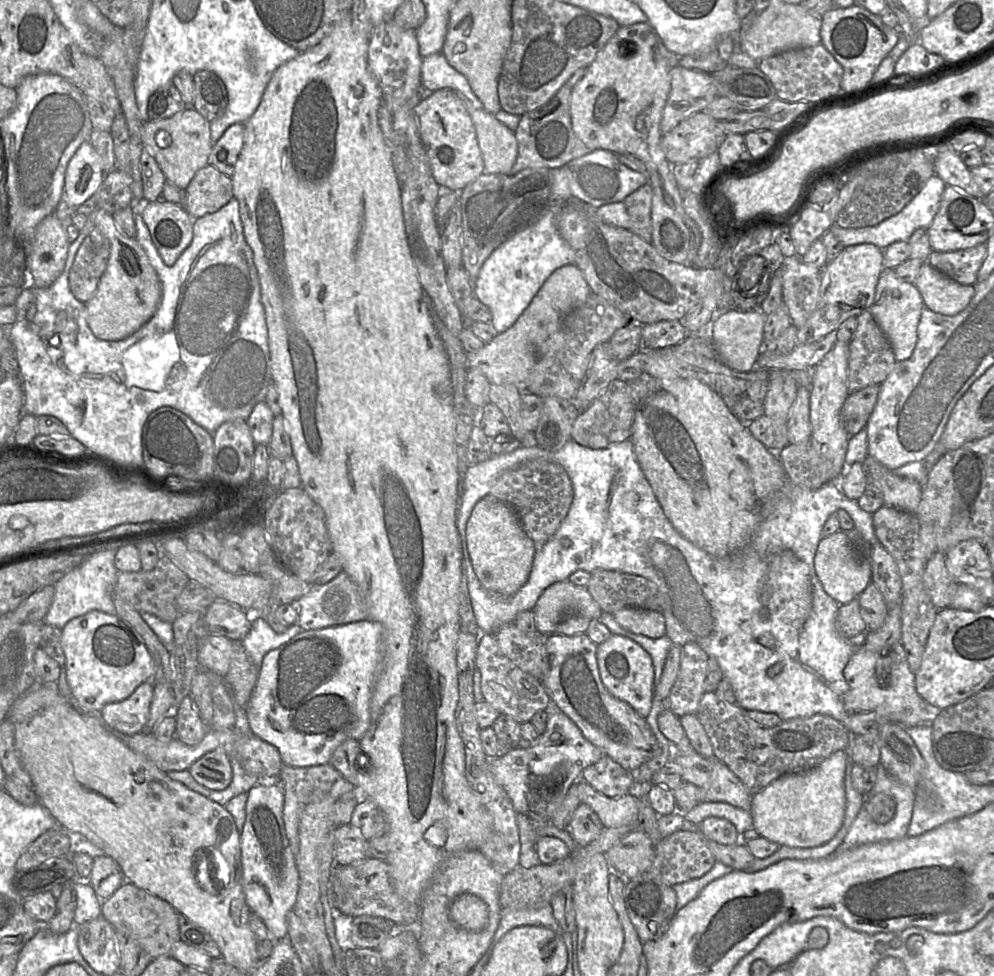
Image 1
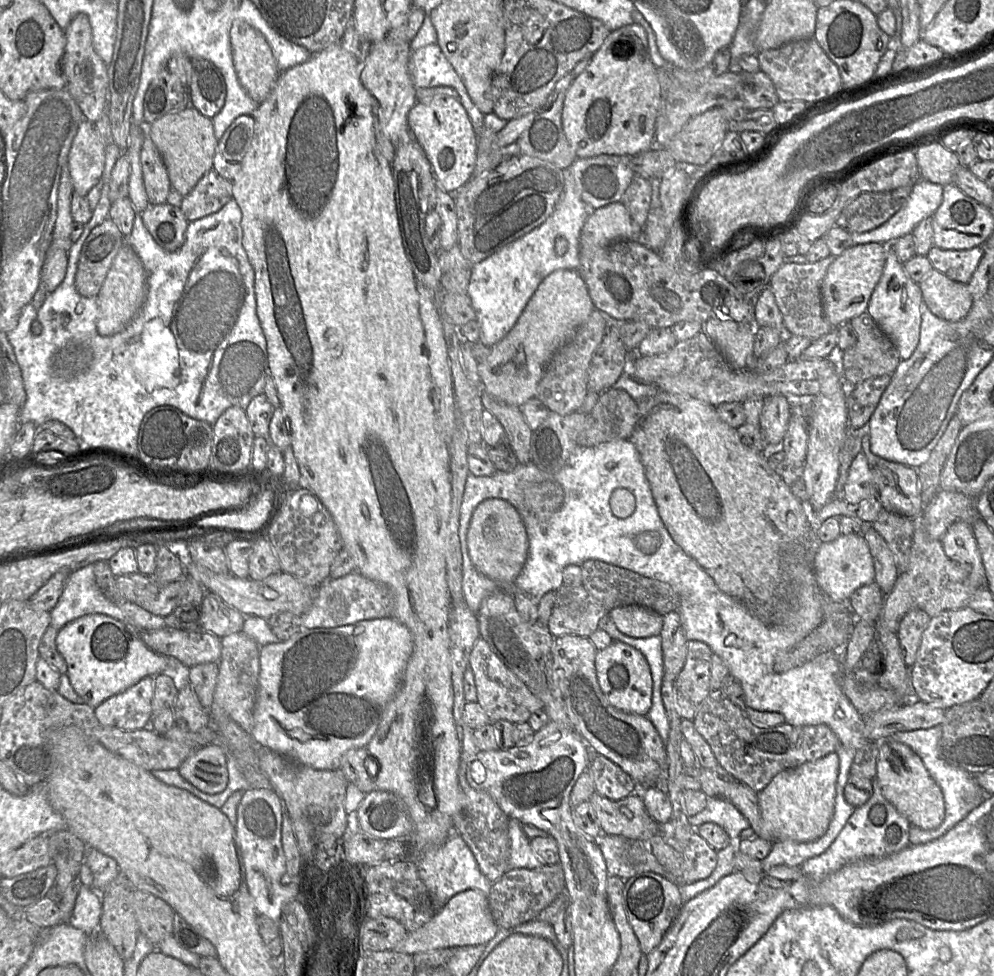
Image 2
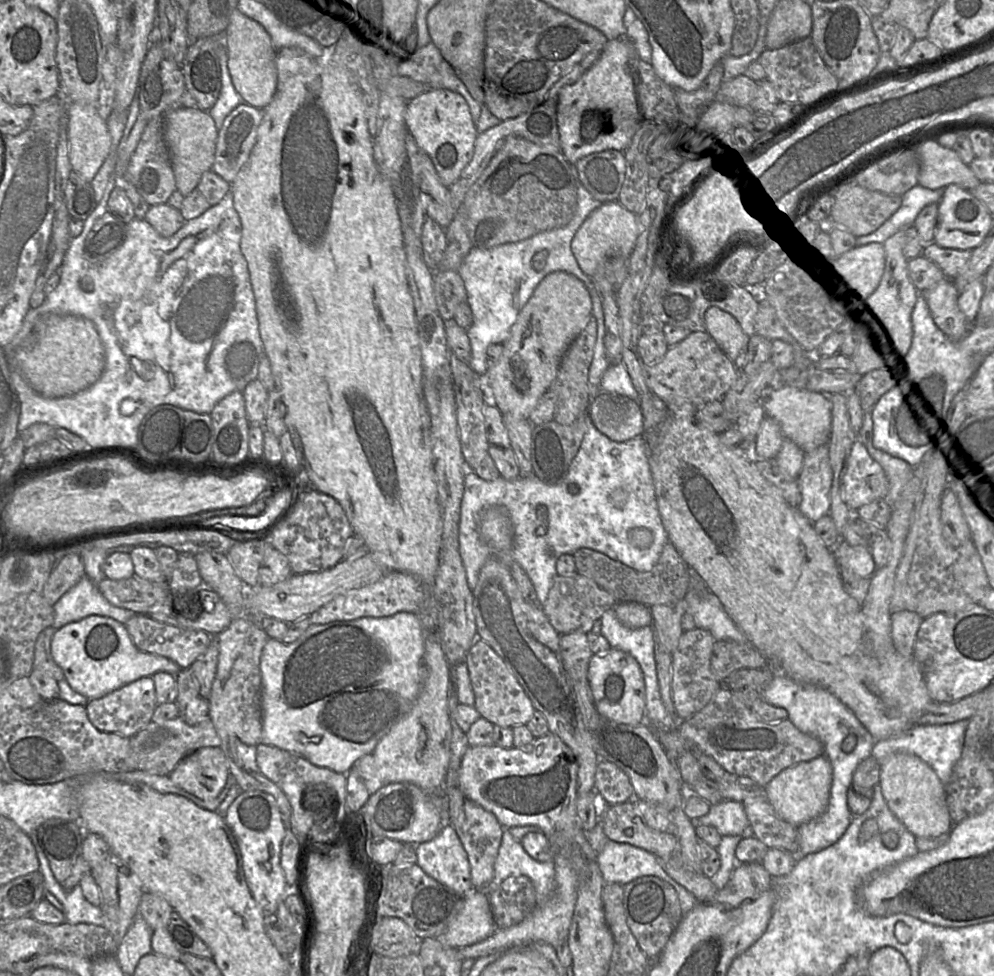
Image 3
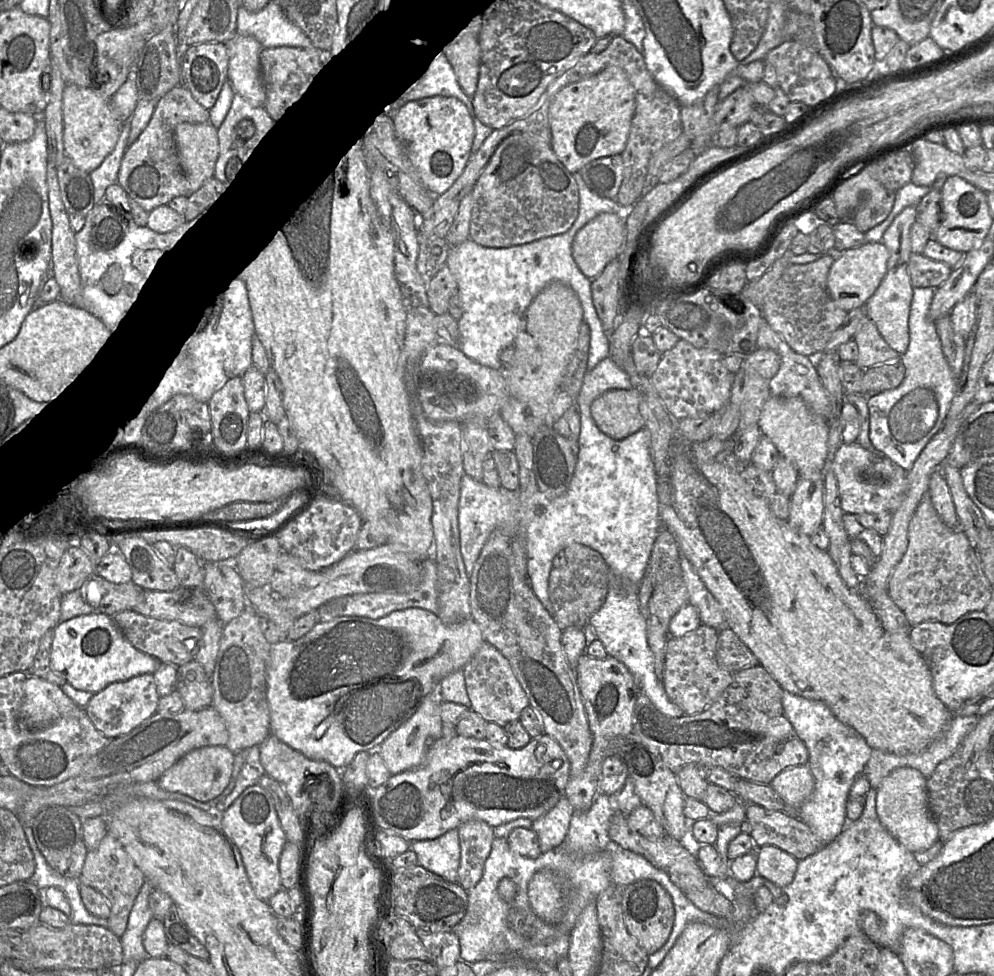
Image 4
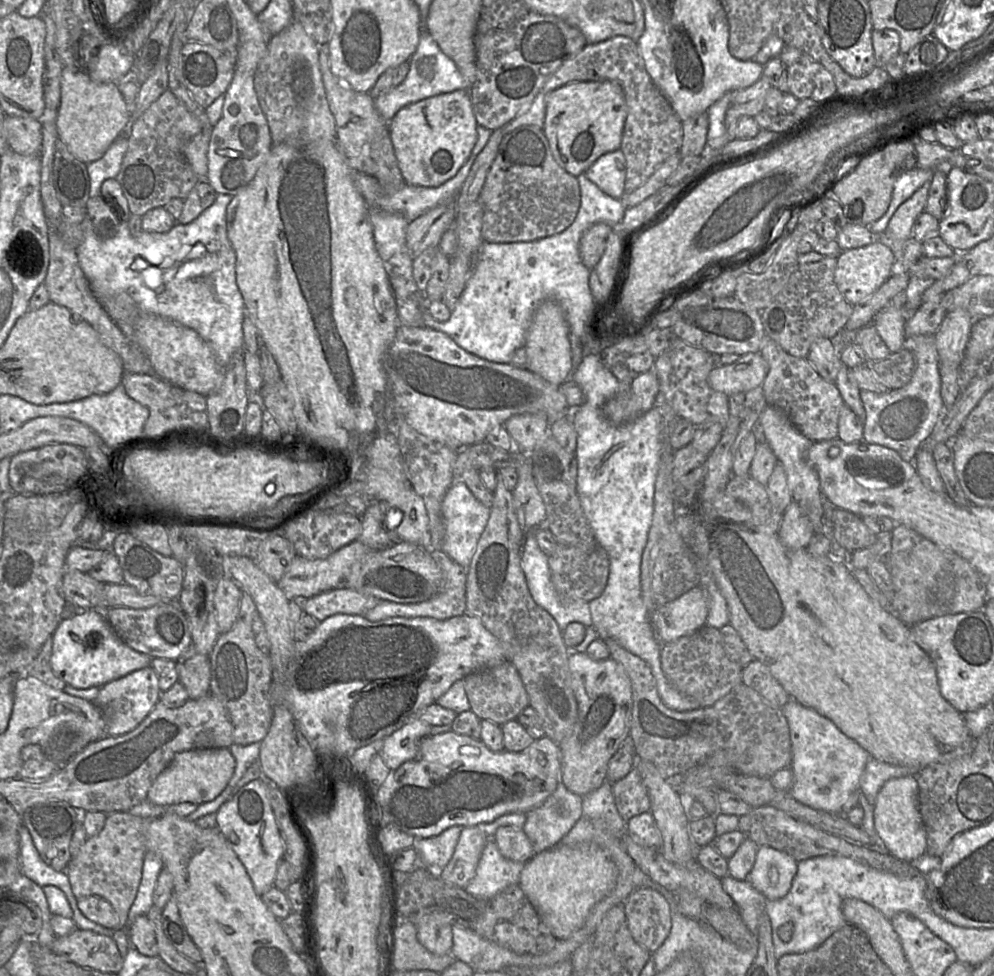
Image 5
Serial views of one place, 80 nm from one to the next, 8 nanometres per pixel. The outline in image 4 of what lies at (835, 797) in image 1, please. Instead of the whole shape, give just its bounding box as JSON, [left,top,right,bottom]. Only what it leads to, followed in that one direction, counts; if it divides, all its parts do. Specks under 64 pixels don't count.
[770,764,815,808]

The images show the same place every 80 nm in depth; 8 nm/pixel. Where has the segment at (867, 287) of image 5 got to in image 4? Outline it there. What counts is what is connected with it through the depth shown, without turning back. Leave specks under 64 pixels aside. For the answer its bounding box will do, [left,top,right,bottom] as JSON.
[827,241,889,312]

